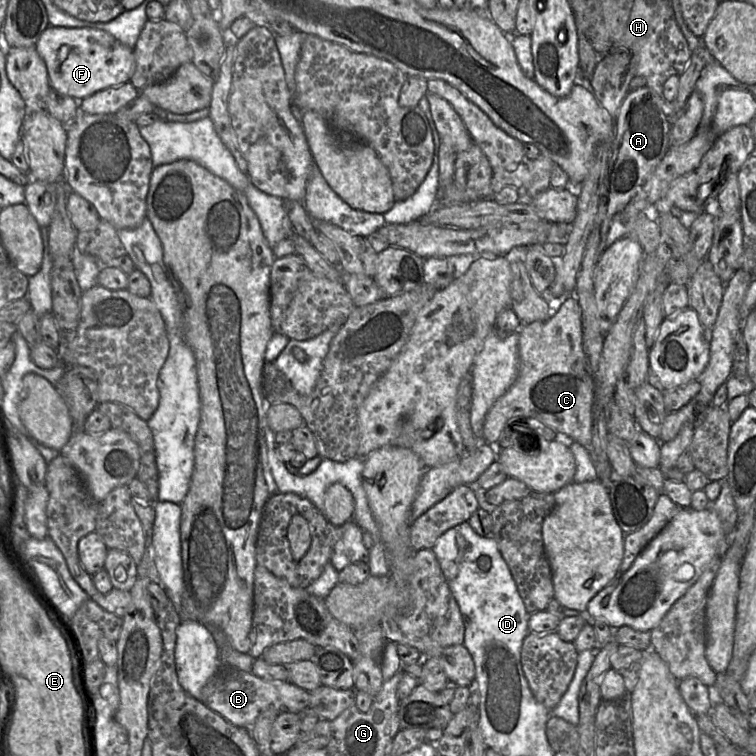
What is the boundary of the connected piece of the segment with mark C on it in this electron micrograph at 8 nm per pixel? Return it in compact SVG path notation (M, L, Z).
M574 289L548 319L520 325L518 375L486 414L483 440L495 445L510 419L530 417L551 427L556 433L555 440L563 444L576 441L590 454L593 399L594 379L587 369L582 345L581 309Z

